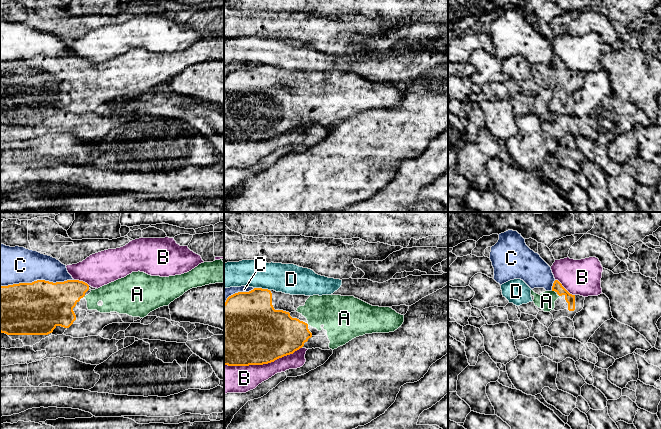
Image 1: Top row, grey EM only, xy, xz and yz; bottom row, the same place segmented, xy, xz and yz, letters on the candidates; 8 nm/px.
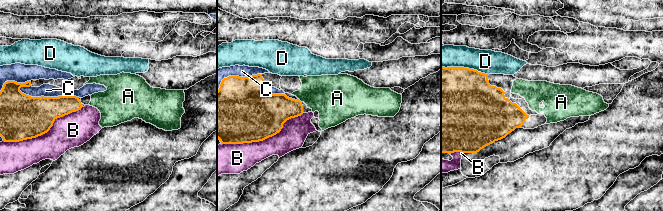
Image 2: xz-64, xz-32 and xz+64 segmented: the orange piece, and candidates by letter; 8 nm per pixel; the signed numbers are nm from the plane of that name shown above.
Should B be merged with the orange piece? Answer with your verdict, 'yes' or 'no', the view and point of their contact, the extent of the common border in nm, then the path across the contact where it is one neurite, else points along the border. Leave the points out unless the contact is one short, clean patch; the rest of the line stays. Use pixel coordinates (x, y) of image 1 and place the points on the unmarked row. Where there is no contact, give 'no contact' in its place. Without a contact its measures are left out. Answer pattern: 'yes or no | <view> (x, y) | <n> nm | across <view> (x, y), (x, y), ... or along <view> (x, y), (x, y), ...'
no | xz (263, 139) | 650 nm

